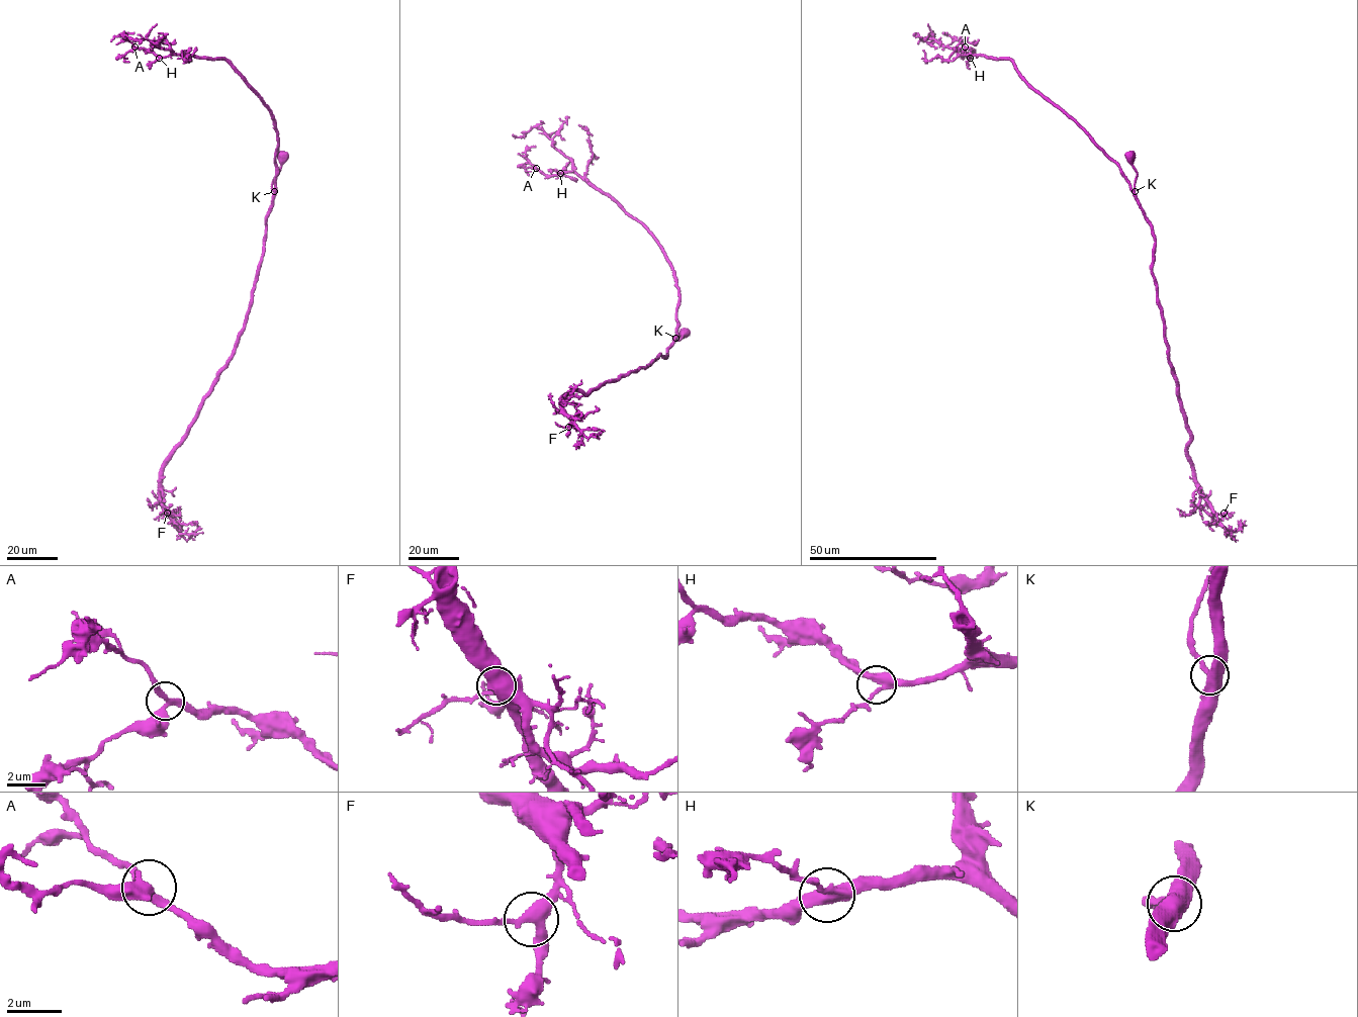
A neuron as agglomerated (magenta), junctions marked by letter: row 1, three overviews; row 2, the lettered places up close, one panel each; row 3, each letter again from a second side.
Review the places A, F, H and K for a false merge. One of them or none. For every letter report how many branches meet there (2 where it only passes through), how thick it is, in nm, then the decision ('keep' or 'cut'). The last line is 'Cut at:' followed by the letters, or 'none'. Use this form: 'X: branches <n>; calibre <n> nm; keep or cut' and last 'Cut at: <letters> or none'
A: branches 3; calibre 240 nm; keep
F: branches 3; calibre 380 nm; keep
H: branches 3; calibre 400 nm; keep
K: branches 3; calibre 320 nm; keep
Cut at: none

